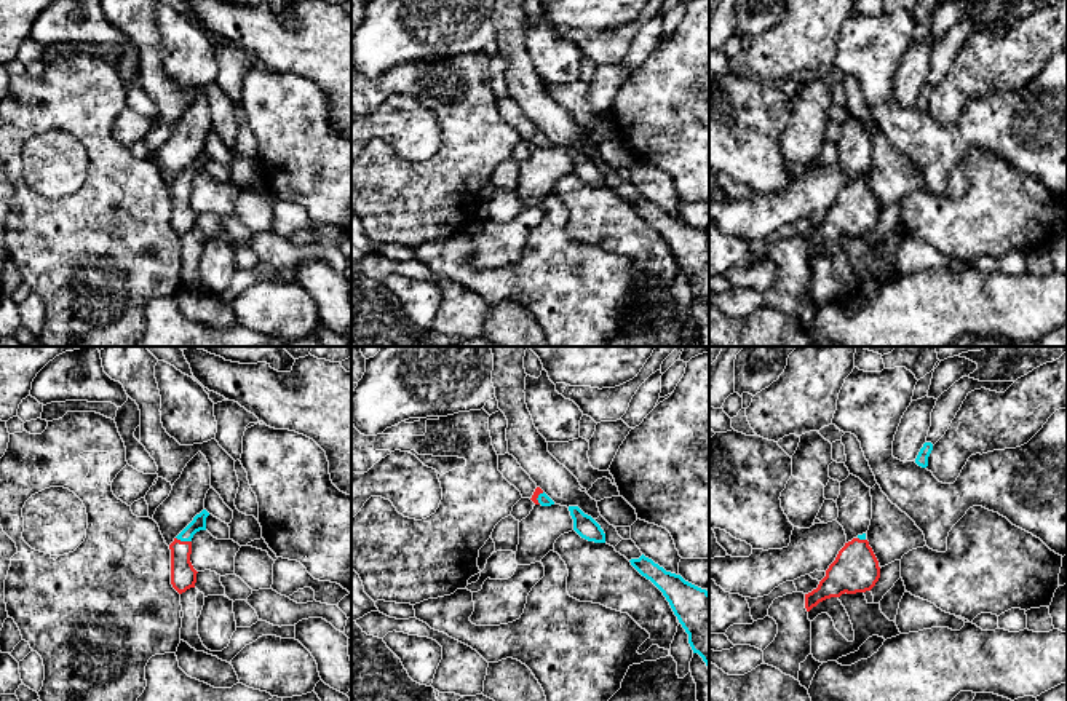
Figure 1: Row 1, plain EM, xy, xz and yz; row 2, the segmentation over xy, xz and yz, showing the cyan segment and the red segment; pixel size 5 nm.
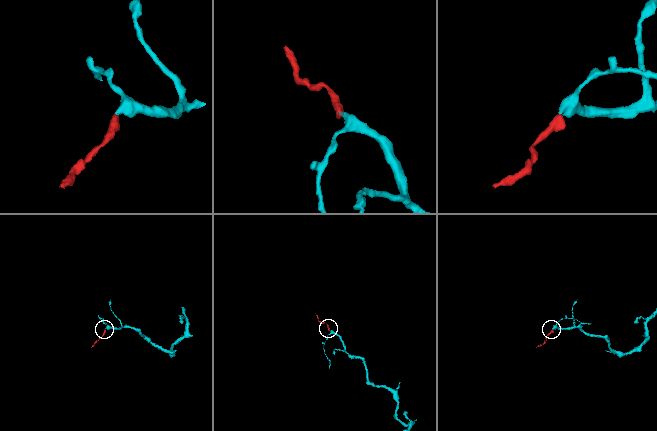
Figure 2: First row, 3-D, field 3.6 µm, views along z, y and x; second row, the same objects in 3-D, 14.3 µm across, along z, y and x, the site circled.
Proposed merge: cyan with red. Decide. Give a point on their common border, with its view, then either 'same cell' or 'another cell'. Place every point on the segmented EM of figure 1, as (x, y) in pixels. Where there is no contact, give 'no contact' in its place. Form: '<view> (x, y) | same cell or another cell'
xy (184, 540) | same cell

